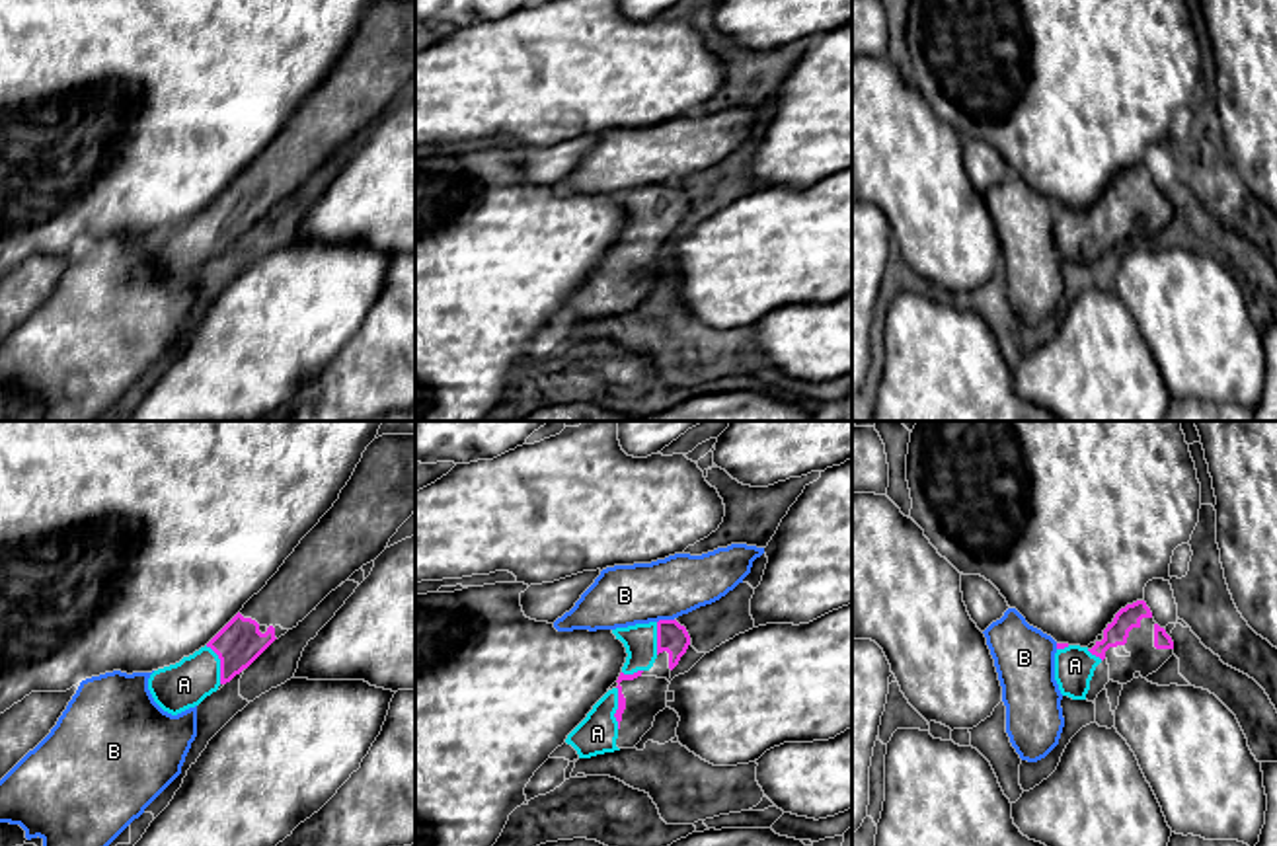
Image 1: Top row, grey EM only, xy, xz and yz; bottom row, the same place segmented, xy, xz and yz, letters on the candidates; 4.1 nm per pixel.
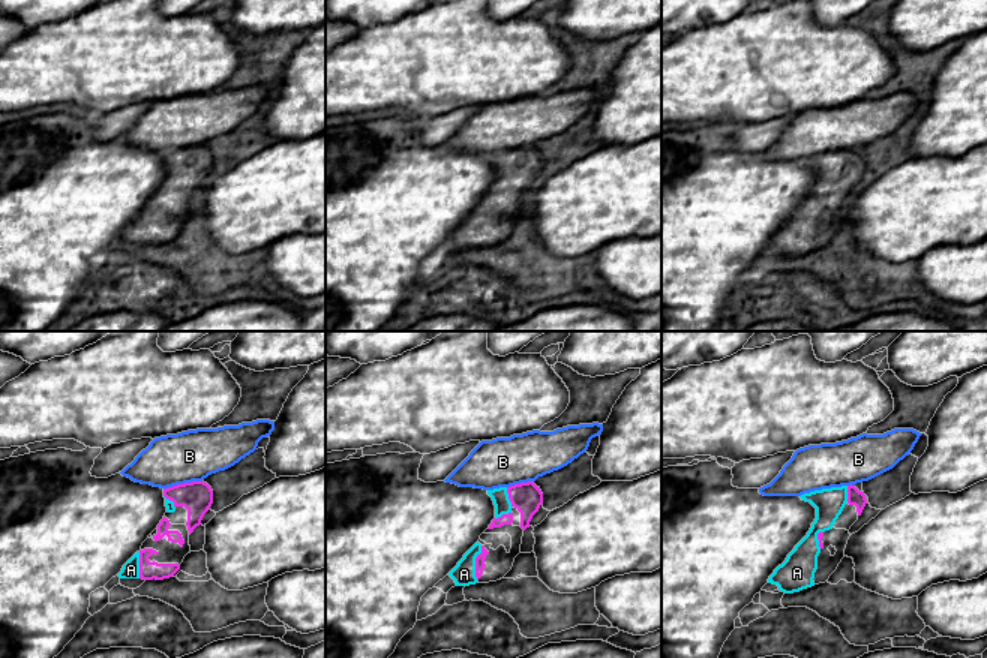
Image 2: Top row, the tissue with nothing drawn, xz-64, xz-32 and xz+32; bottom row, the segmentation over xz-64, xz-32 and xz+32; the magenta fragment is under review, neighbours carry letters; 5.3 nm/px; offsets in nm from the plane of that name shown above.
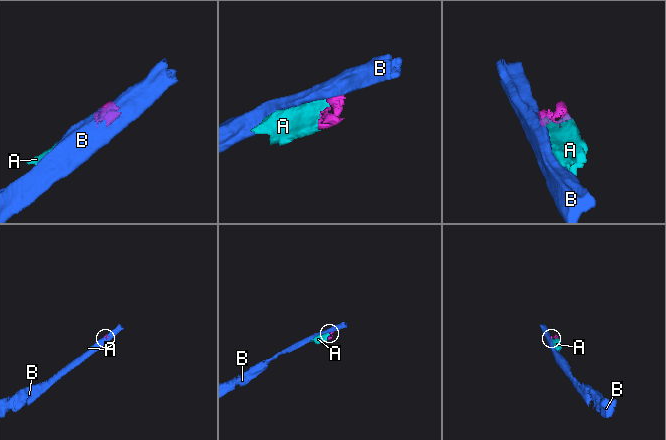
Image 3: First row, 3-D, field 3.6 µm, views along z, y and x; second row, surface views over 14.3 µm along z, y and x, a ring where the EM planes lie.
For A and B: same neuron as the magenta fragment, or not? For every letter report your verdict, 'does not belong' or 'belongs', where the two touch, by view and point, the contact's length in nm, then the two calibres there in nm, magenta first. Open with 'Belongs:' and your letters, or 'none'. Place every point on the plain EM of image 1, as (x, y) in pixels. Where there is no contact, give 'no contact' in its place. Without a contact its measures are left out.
Belongs: A
A: belongs; meets magenta in xz at (619, 271); contact 180 nm long; 30 nm thick on the magenta side, 170 nm on the other
B: does not belong; meets magenta in xz at (665, 184); contact 70 nm long; 130 nm thick on the magenta side, 260 nm on the other

